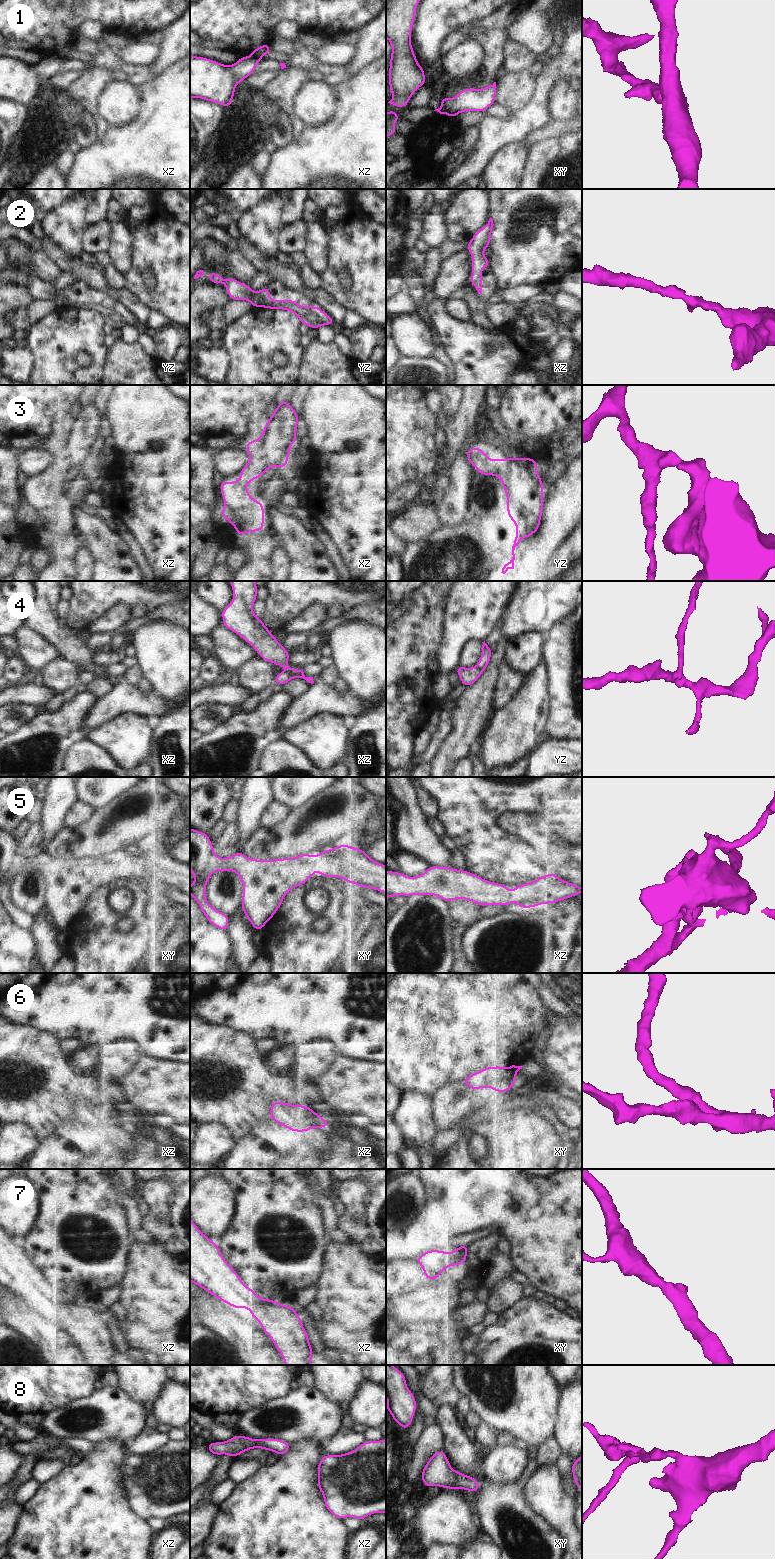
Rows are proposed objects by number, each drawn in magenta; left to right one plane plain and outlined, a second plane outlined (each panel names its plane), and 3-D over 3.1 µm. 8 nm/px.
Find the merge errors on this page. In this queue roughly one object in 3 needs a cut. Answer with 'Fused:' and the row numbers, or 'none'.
Fused: 1, 4

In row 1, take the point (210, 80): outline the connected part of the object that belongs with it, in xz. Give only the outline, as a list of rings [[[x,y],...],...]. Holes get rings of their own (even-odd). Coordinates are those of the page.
[[[190,56],[190,98],[230,108],[236,85],[254,74],[259,61],[244,56],[233,65],[225,65],[209,58]]]

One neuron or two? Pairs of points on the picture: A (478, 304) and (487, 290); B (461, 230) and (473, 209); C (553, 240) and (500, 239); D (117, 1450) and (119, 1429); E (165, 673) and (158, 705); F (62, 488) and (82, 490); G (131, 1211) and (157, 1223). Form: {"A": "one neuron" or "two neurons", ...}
{"A": "two neurons", "B": "one neuron", "C": "one neuron", "D": "two neurons", "E": "two neurons", "F": "one neuron", "G": "two neurons"}

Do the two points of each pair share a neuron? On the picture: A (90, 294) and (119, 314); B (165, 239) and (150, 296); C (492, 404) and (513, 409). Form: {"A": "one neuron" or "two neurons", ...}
{"A": "one neuron", "B": "one neuron", "C": "two neurons"}

